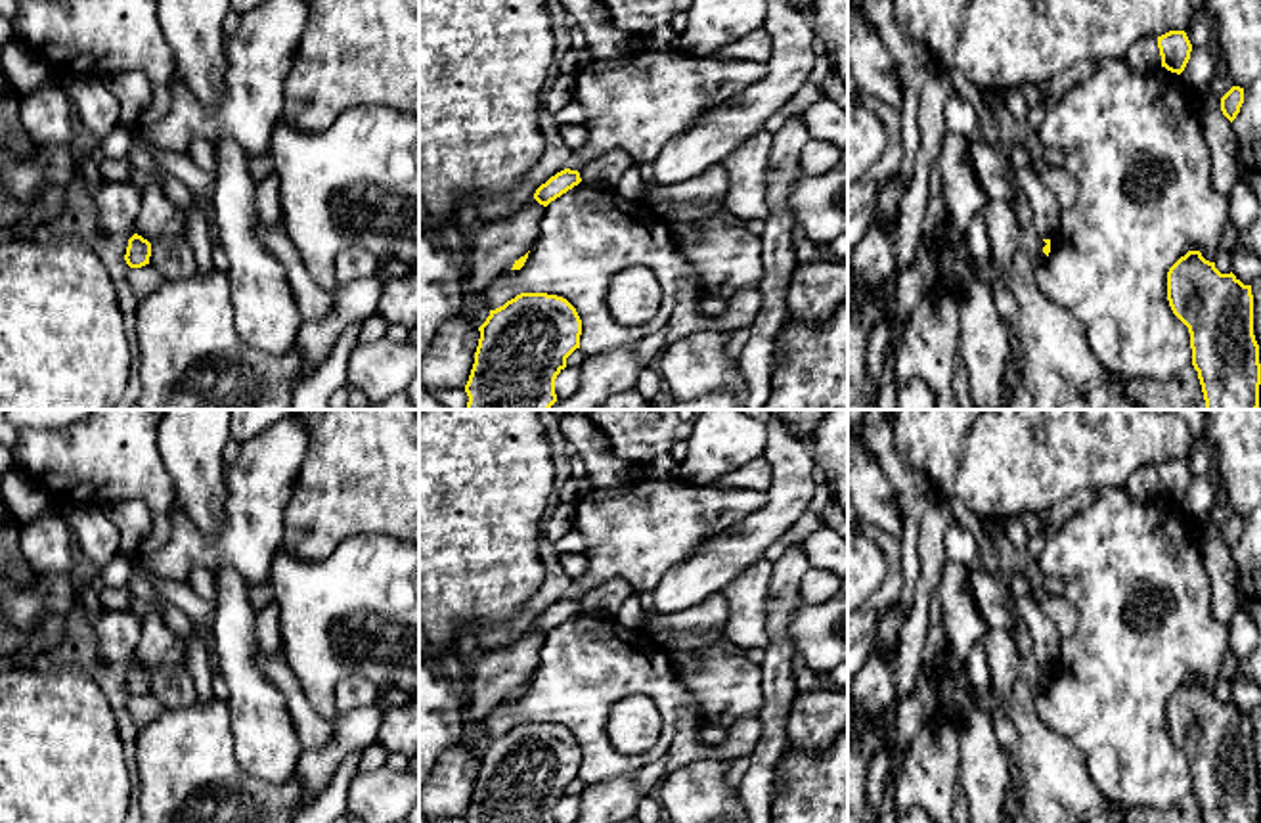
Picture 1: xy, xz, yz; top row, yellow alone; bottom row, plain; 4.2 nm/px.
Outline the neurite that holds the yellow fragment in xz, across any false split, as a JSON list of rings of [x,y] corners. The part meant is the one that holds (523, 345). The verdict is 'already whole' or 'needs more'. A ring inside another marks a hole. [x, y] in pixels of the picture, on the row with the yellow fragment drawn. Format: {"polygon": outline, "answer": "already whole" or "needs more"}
{"polygon": [[[520,293],[490,310],[478,327],[475,364],[465,385],[467,410],[549,410],[557,402],[555,379],[566,358],[580,348],[582,320],[563,297]]], "answer": "already whole"}

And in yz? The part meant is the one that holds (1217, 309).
{"polygon": [[[1188,251],[1167,272],[1167,300],[1188,327],[1206,410],[1257,410],[1261,364],[1251,285]]], "answer": "already whole"}

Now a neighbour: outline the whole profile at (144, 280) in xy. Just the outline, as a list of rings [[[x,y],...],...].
[[[151,264],[128,272],[128,283],[138,300],[159,289],[165,281],[166,278]]]

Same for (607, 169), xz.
[[[614,149],[586,163],[578,172],[586,184],[603,184],[607,188],[614,188],[631,165],[633,159],[626,151]]]

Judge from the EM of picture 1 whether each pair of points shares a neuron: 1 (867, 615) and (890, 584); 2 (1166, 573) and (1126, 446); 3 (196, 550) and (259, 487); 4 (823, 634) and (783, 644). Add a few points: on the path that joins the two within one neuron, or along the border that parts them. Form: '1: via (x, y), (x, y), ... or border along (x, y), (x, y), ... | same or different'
1: via (875, 607), (890, 592) | same
2: border along (1124, 487), (1099, 487), (1095, 490) | different
3: via (217, 548), (253, 508) | same
4: border along (802, 600), (789, 624), (793, 653) | different

